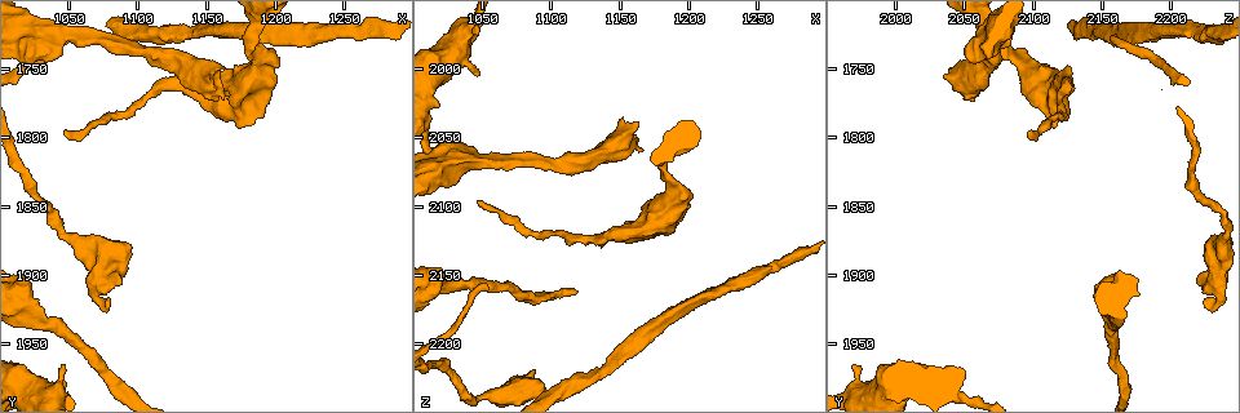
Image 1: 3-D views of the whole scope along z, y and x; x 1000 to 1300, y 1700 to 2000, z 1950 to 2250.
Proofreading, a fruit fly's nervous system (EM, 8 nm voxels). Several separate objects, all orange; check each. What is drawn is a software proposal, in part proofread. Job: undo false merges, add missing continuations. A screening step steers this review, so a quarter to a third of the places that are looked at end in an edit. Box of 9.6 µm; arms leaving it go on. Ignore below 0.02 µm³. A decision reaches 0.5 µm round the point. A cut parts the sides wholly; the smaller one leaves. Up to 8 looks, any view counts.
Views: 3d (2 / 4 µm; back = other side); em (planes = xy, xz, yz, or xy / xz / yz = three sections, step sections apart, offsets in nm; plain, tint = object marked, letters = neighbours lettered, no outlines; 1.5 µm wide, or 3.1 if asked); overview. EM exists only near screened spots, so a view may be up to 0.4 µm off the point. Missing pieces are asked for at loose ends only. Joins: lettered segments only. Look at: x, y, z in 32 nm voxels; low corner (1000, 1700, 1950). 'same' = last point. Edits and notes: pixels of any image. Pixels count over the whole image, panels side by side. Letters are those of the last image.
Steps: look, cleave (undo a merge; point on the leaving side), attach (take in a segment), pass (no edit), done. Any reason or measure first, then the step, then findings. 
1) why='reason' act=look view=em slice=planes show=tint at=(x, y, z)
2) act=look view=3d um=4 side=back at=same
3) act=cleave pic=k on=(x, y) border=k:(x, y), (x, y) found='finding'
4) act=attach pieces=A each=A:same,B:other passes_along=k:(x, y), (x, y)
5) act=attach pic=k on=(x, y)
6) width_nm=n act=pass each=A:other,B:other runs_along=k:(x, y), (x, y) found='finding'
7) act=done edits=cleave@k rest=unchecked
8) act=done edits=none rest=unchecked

why='end of a long branch' act=look view=3d um=4 side=back at=(1054, 1726, 2160)

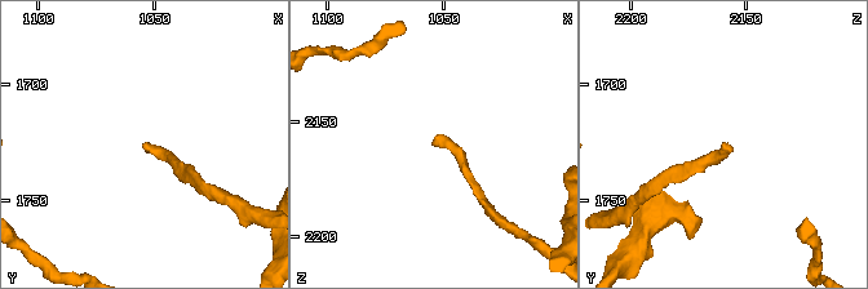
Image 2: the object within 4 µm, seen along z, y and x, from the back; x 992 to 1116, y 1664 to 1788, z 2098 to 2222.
act=look view=em slice=planes show=letters at=(1055, 1726, 2159)

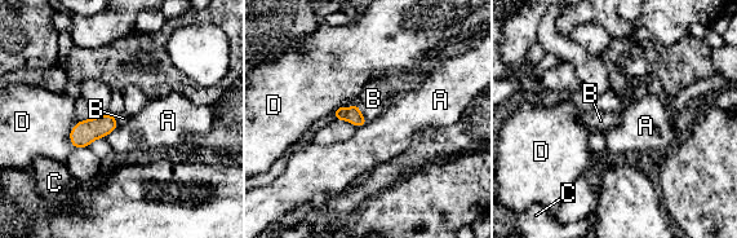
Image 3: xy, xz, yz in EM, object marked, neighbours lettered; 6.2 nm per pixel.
longest_contact=D:170nm act=attach pieces=B each=A:other,B:same,C:other,D:other passes_along=3:(353, 114), (360, 113), (373, 98) found='it goes on there'

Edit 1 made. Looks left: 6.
why='redraw' act=look view=overview

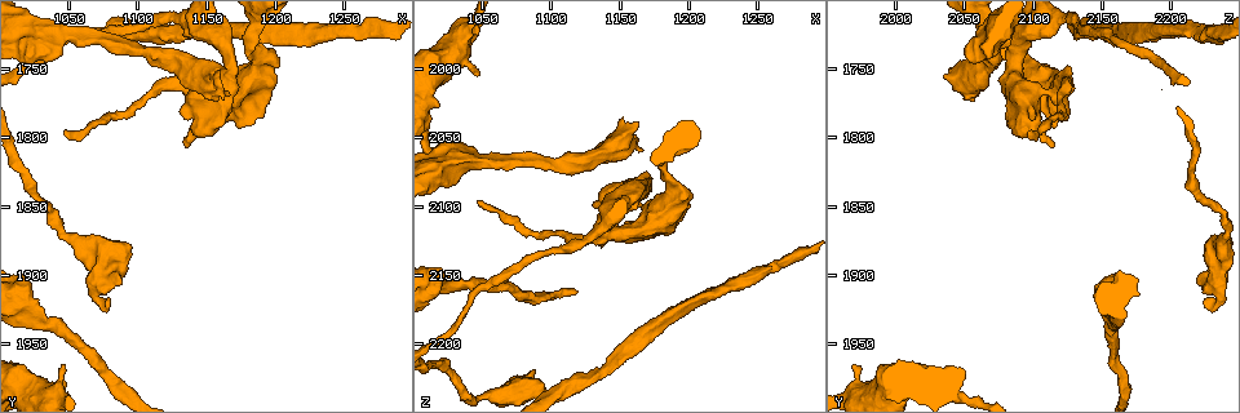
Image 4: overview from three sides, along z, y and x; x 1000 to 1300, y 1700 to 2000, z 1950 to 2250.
why='stops while still wide' act=look view=3d um=4 at=(1018, 1898, 2156)

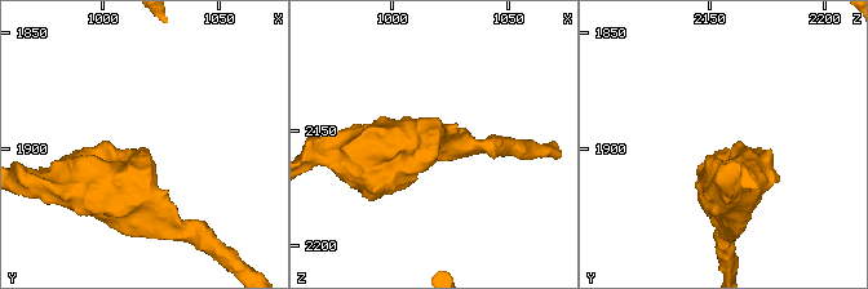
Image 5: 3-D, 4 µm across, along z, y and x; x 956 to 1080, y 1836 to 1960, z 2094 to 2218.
act=look view=em slice=planes show=letters at=(1019, 1901, 2156)

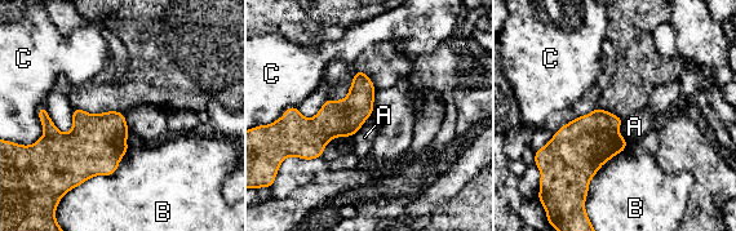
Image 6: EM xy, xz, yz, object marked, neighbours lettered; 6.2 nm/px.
act=pass each=A:other,B:other,C:other border=6:(44, 105), (38, 141) found='none of them fits'

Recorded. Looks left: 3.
why='free end' act=look view=3d um=4 at=(1136, 1804, 2116)

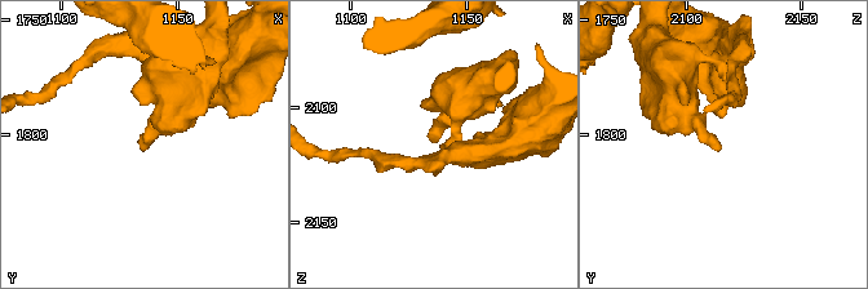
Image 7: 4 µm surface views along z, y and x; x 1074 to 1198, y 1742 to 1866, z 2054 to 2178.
why='need the tissue' act=look view=em slice=planes show=letters at=(1137, 1806, 2116)

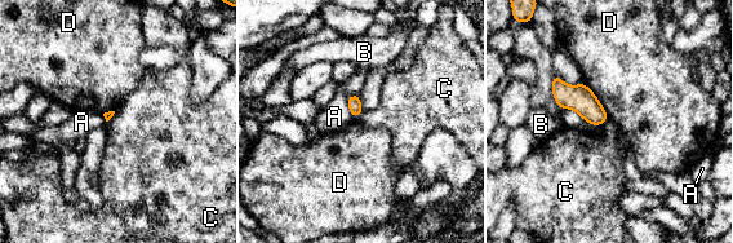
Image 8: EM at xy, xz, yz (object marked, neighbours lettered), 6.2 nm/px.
act=pass each=A:other,B:other,C:other,D:other border=8:(363, 111), (354, 119) found='no lettered segment goes on from it'

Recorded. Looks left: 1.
act=done edits=attach@3 rest=unchecked

